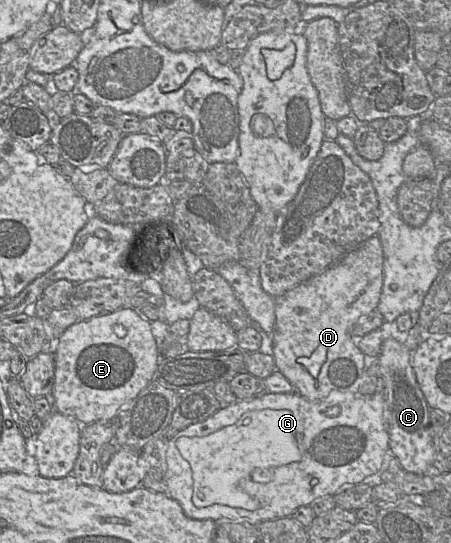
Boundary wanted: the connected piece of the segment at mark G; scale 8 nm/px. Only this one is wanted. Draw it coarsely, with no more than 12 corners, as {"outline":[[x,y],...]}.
{"outline":[[381,391],[236,400],[170,439],[191,519],[292,516],[370,482]]}

